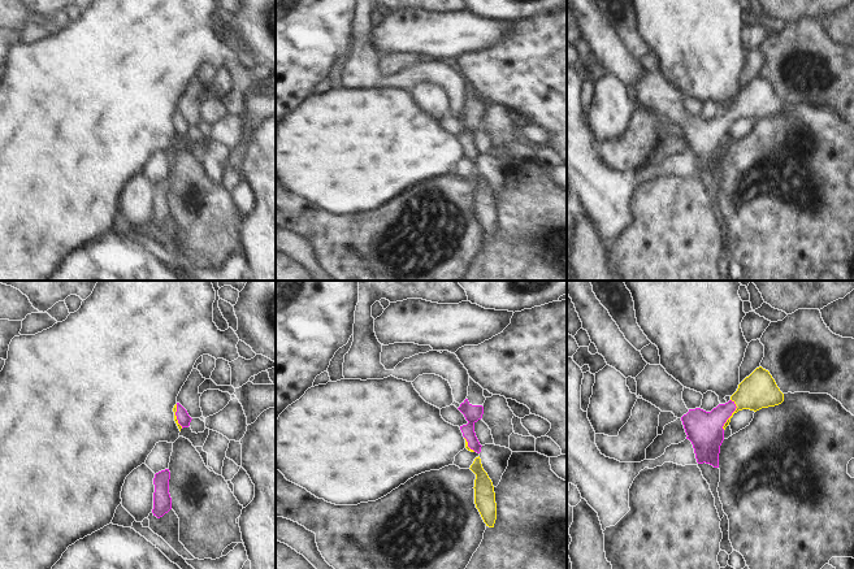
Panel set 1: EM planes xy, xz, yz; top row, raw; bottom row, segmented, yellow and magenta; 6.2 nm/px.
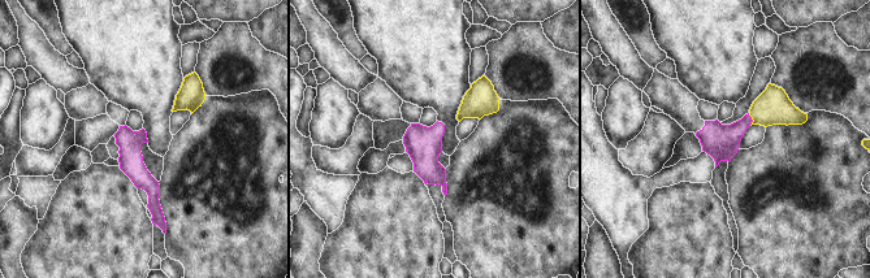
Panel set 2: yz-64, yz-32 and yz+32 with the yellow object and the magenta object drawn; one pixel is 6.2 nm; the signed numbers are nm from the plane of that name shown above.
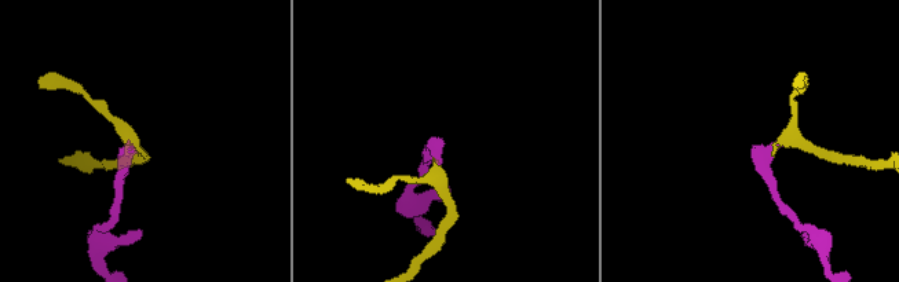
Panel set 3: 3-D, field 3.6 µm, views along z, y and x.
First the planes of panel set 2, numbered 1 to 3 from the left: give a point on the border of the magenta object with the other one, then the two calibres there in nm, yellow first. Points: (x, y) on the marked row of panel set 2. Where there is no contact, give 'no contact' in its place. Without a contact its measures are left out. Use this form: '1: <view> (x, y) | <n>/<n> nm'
1: no contact
2: no contact
3: yz+32 (752, 118) | 220/220 nm

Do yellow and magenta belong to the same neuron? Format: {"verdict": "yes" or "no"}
{"verdict": "yes"}

